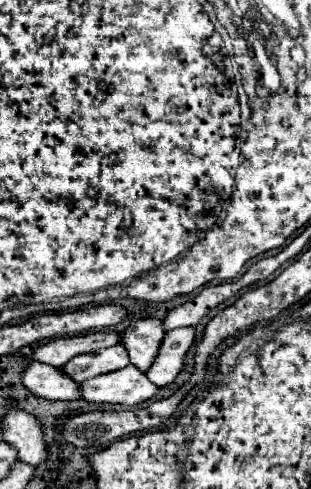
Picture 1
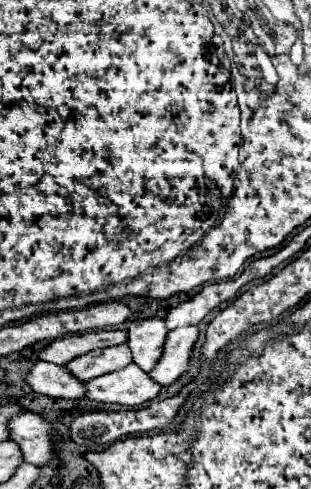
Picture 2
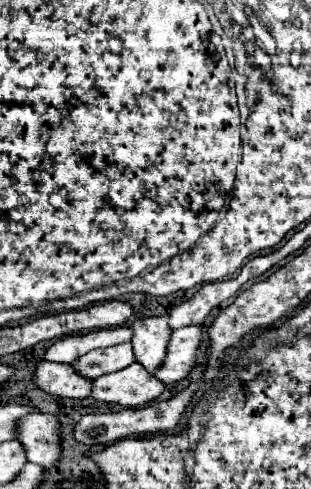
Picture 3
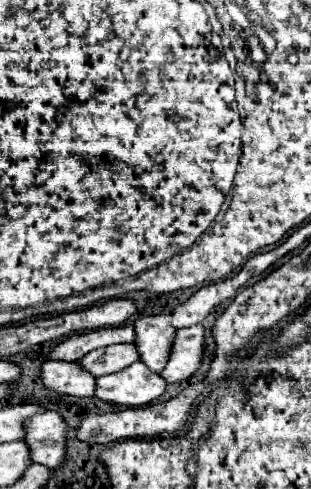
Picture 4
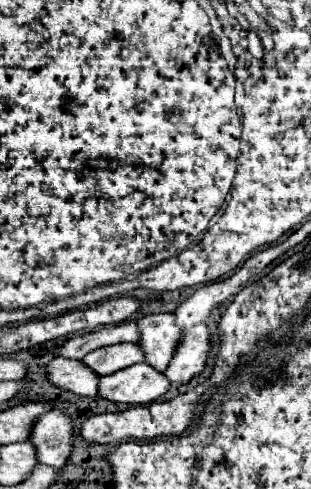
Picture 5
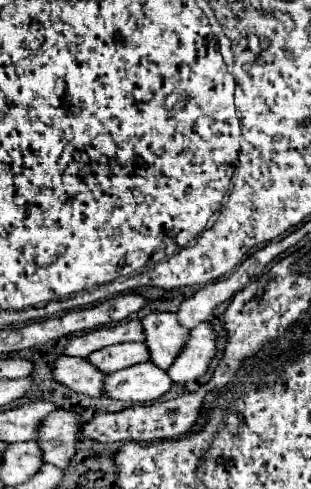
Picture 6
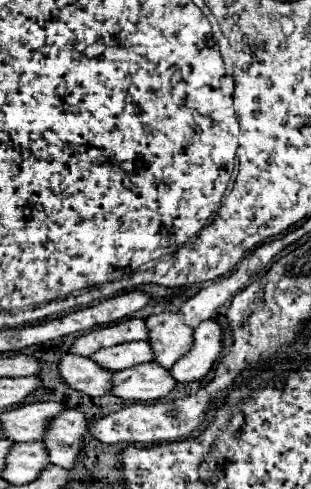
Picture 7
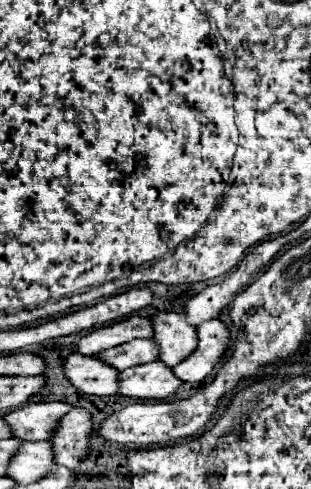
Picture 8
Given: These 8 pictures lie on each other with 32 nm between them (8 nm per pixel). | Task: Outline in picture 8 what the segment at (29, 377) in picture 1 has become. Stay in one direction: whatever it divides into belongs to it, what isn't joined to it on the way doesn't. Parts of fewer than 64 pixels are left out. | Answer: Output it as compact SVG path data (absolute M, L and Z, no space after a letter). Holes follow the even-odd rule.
M70 354L64 362L64 372L68 380L84 394L112 396L116 394L116 384L120 384L120 372L108 368L98 356Z

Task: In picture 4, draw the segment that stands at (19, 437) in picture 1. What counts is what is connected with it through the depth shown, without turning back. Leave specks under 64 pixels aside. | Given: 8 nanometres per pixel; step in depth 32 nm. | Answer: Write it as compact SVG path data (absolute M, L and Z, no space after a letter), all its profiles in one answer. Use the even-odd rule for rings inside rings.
M54 410L36 414L26 422L24 442L30 446L32 460L38 464L44 464L48 468L60 468L68 450L66 440L68 424Z

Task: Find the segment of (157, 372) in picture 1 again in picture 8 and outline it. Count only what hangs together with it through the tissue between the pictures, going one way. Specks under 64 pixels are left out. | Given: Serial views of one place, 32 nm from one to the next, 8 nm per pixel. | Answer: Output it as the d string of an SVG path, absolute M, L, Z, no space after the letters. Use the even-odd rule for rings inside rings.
M214 318L200 324L196 350L192 352L192 356L188 356L176 368L172 368L174 374L190 384L200 384L222 360L222 356L228 350L228 344L230 344L230 330L222 320Z

